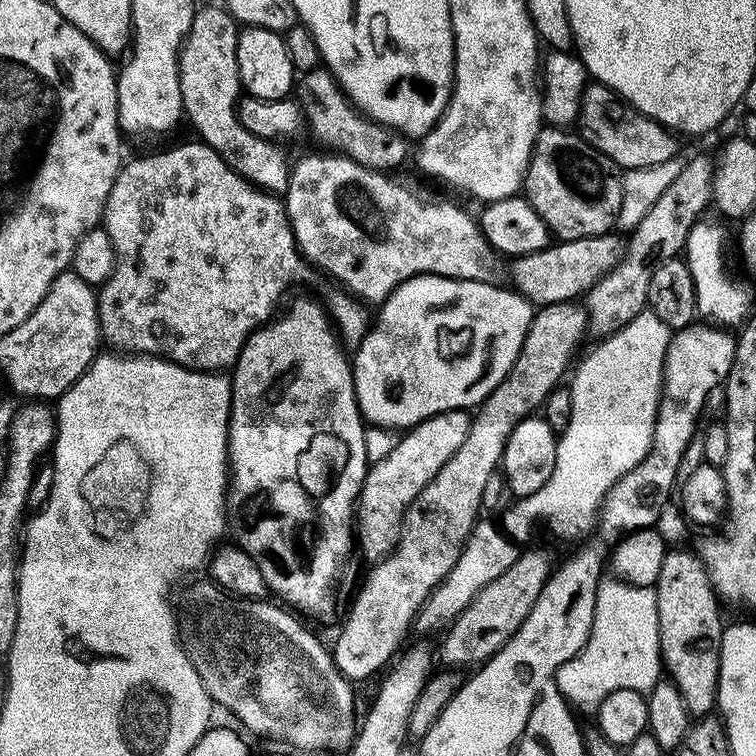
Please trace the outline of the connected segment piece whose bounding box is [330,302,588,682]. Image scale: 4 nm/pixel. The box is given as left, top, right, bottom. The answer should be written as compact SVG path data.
M579 303L545 304L535 309L528 333L522 342L522 350L514 366L510 366L506 378L502 378L499 386L484 399L483 404L475 409L470 434L466 434L466 442L458 446L458 454L454 454L454 458L450 458L450 462L446 462L446 466L442 466L442 470L434 474L434 478L425 486L422 494L418 494L415 502L408 507L408 513L404 516L404 529L400 532L400 541L365 578L364 585L361 586L360 593L352 604L352 613L349 614L348 621L345 622L344 629L336 640L336 645L332 644L330 648L333 661L345 679L351 682L364 680L367 676L374 675L380 667L383 669L397 655L398 649L405 643L403 632L409 631L416 612L450 573L451 567L454 566L455 560L459 558L460 551L464 548L465 540L478 521L484 491L492 480L492 471L495 468L497 471L501 467L504 447L514 426L518 426L518 422L533 415L543 405L544 399L549 396L553 388L563 381L560 379L563 378L564 371L572 360L572 351L583 342L587 332L588 313Z

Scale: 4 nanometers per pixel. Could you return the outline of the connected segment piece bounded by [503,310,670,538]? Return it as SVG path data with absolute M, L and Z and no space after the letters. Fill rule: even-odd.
M645 310L612 335L603 337L597 343L600 345L581 362L576 377L570 381L570 422L558 436L554 474L550 474L550 482L546 482L542 490L523 497L504 516L503 527L513 537L526 535L535 520L544 520L547 516L549 526L560 536L580 536L597 527L604 497L627 472L644 461L652 445L656 411L660 408L660 394L664 387L664 359L669 339L668 327L652 311Z

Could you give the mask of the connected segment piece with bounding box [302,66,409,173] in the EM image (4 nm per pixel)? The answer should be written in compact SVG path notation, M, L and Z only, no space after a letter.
M321 66L305 72L302 80L306 87L312 88L312 104L305 103L302 108L307 127L312 127L313 134L324 143L325 149L335 150L362 166L383 173L396 170L392 168L398 167L407 158L409 141L394 129L365 116L340 89L327 68Z

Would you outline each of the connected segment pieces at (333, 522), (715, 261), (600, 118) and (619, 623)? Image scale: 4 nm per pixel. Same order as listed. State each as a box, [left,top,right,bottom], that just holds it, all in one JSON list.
[[230,300,370,616],[684,218,754,330],[578,82,678,170],[556,578,662,710]]

